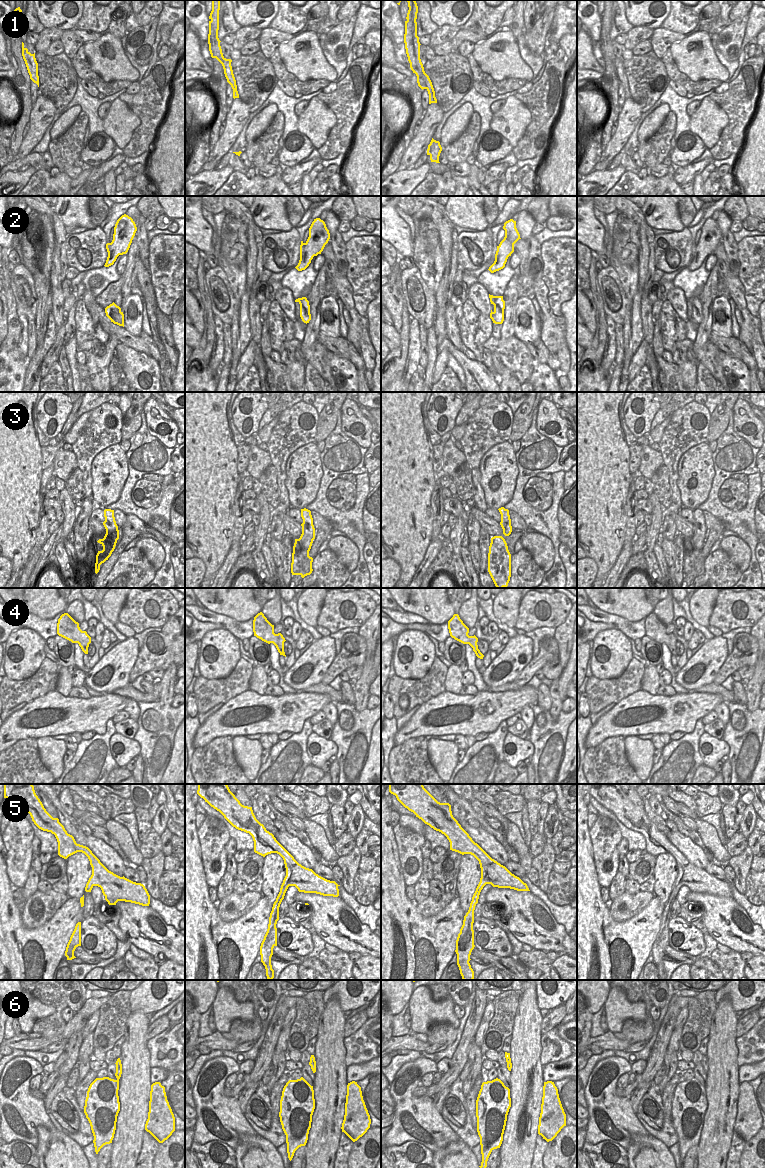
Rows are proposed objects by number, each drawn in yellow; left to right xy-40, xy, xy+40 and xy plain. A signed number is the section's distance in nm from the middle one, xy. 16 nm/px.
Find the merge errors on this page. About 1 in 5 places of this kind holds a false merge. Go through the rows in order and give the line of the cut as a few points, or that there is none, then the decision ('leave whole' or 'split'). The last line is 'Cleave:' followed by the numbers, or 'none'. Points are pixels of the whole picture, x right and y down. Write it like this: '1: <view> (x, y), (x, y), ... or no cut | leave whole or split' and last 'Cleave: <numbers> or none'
1: xy+40 (422, 64), (413, 72) | split
2: no cut | leave whole
3: no cut | leave whole
4: no cut | leave whole
5: no cut | leave whole
6: no cut | leave whole
Cleave: 1

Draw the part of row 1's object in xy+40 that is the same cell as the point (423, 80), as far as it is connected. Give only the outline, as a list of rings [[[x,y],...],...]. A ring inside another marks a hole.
[[[417,66],[415,71],[413,72],[417,76],[417,83],[418,86],[423,90],[426,89],[429,94],[429,104],[431,103],[437,103],[437,99],[435,97],[435,91],[432,85],[432,82],[429,78],[429,76],[425,73],[424,67],[422,66]]]

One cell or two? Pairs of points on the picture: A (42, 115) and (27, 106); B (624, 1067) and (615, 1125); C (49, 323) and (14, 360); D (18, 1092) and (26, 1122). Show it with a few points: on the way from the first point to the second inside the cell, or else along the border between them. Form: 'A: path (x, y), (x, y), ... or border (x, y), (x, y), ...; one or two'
A: border (34, 104), (28, 121); two
B: path (611, 1081), (610, 1111); one
C: border (28, 361), (23, 381); two
D: path (18, 1099), (20, 1115); one

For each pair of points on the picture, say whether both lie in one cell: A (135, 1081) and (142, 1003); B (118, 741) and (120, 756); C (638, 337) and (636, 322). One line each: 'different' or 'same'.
A: different
B: same
C: same

